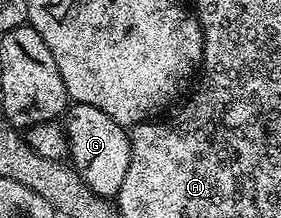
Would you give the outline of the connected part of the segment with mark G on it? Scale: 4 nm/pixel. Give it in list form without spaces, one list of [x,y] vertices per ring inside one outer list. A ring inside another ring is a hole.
[[[73,103],[63,116],[65,133],[69,138],[69,158],[74,171],[81,175],[81,179],[92,191],[106,197],[116,197],[123,185],[123,177],[127,177],[127,165],[131,161],[131,145],[129,131],[118,125],[114,119],[107,117],[103,109],[95,109],[95,105]]]

